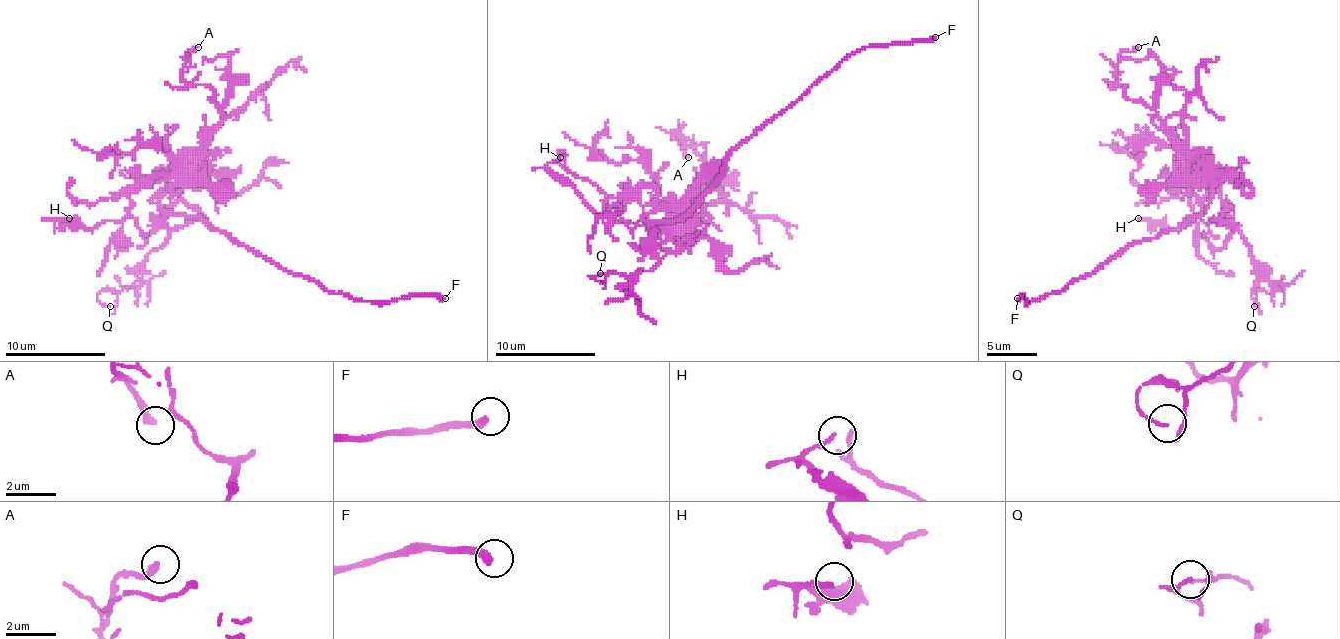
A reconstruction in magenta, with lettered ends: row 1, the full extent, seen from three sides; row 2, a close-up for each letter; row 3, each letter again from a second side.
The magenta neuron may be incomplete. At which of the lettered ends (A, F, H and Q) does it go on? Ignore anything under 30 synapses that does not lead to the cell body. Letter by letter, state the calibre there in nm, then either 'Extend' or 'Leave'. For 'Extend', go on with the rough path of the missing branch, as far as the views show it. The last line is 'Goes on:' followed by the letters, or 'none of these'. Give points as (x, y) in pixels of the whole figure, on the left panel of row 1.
A: Thickness 260 nm. Leave
F: Thickness 320 nm. Extend
H: Thickness 120 nm. Leave
Q: Thickness 110 nm. Leave
Goes on: F

